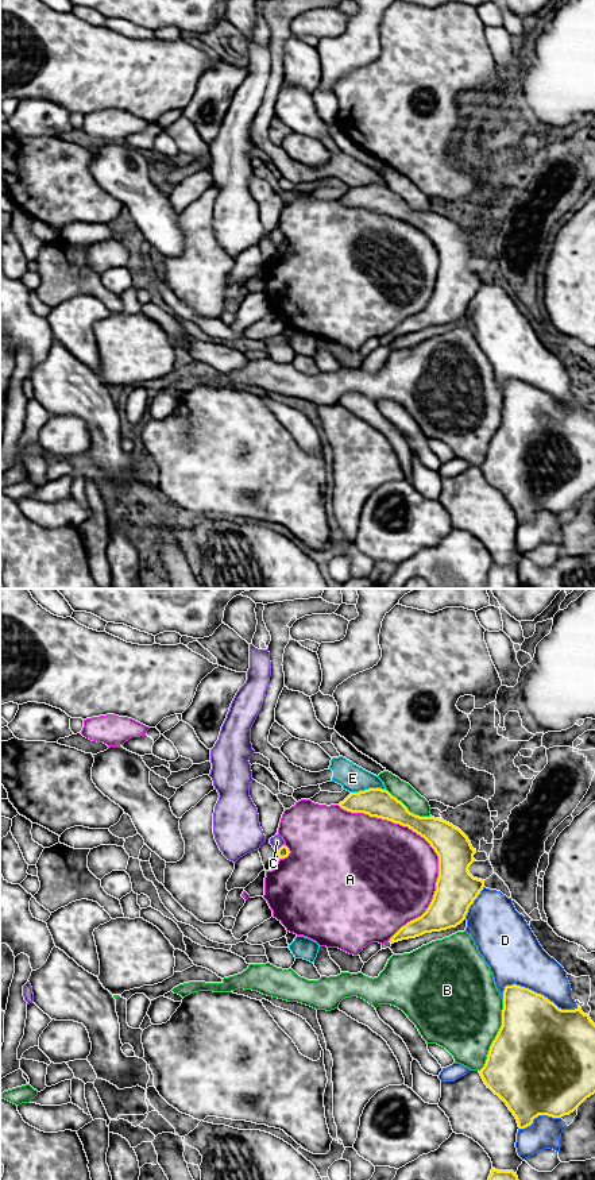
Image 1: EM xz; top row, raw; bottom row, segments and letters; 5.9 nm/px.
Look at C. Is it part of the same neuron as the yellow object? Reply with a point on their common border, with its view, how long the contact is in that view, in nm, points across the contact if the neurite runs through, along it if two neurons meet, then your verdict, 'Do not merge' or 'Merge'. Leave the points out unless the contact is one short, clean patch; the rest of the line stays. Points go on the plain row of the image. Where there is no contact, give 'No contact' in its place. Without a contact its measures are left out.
Touches yellow at xz (279, 243). Shared border 60 nm. Boundary: xz (284, 239), (277, 246). Do not merge

